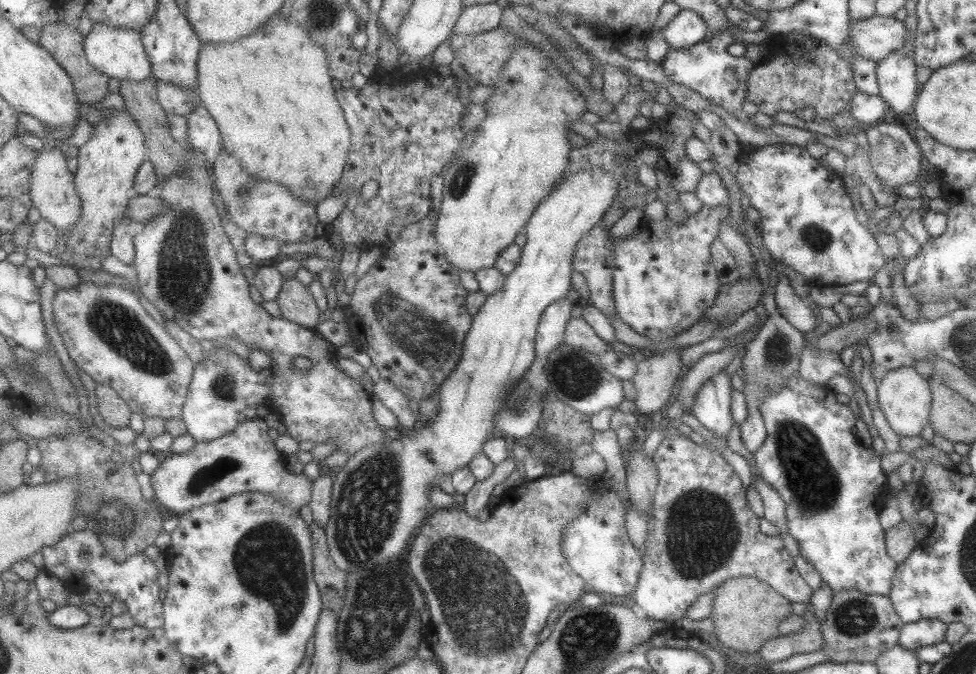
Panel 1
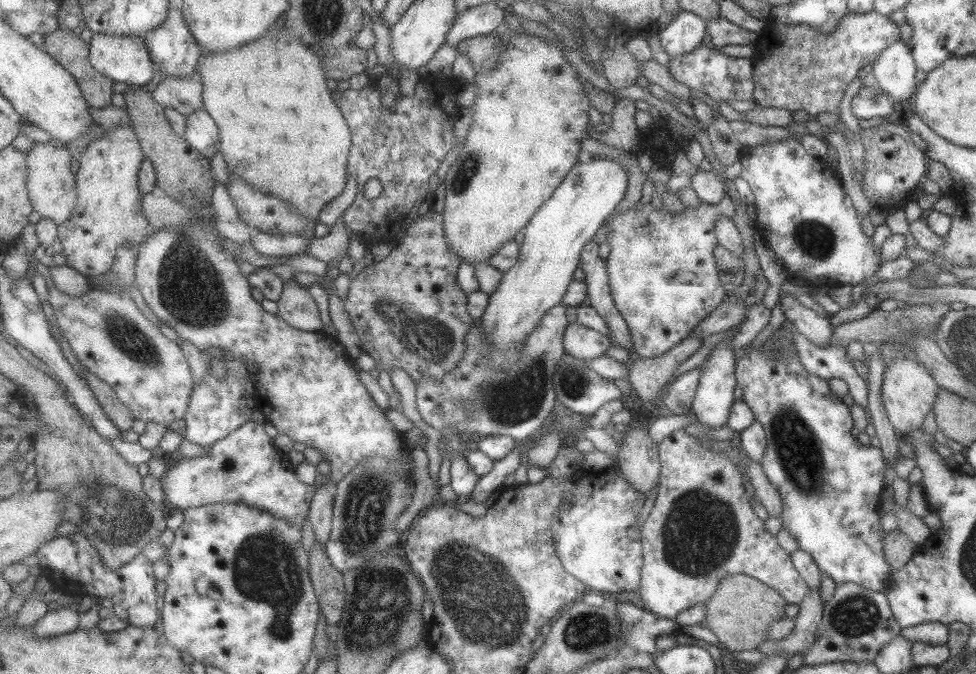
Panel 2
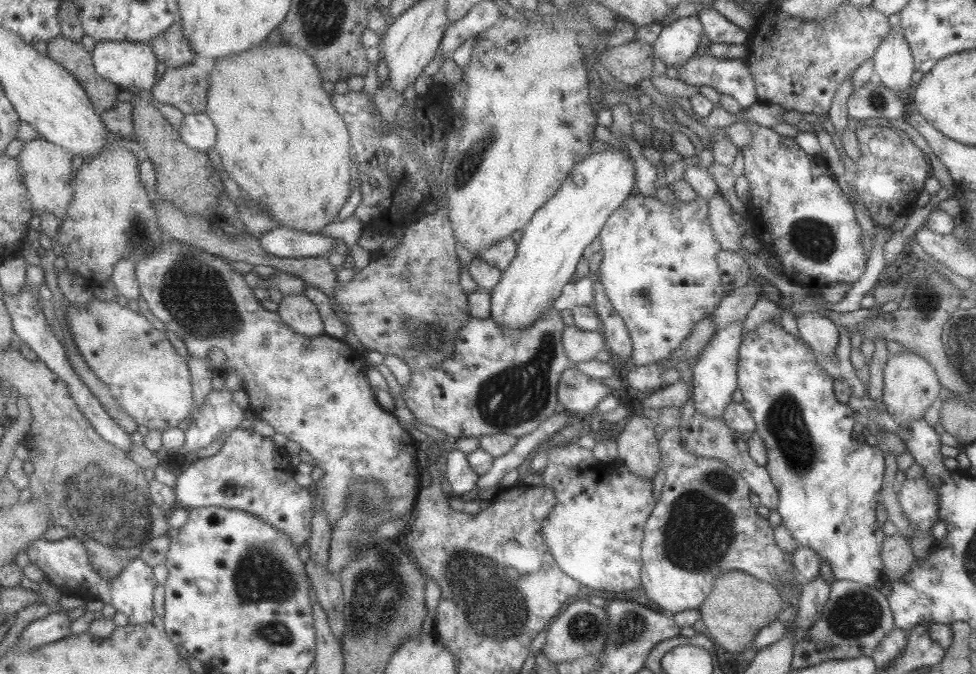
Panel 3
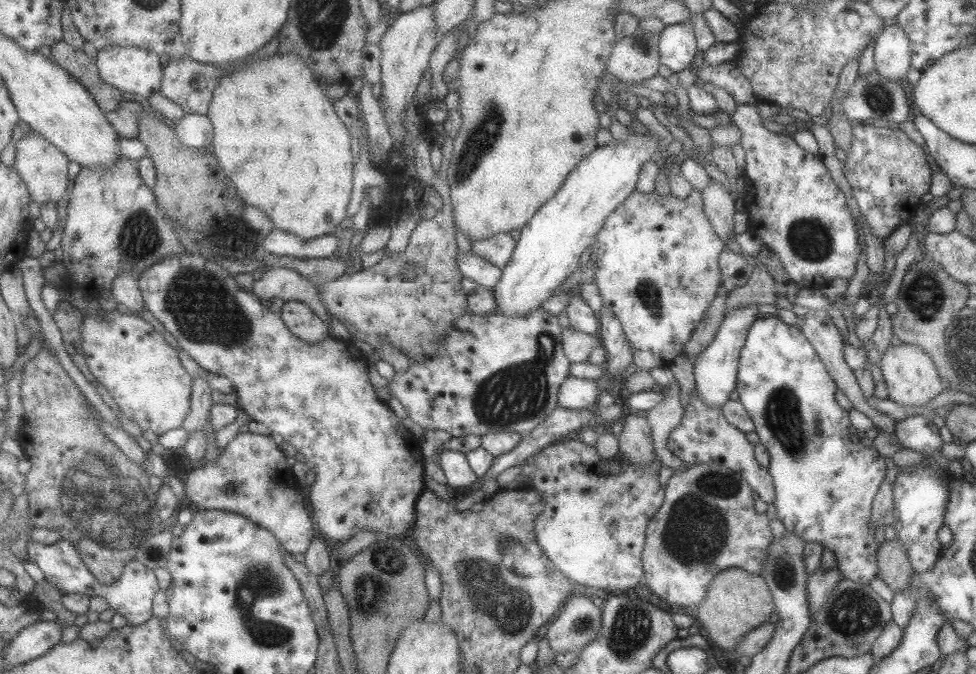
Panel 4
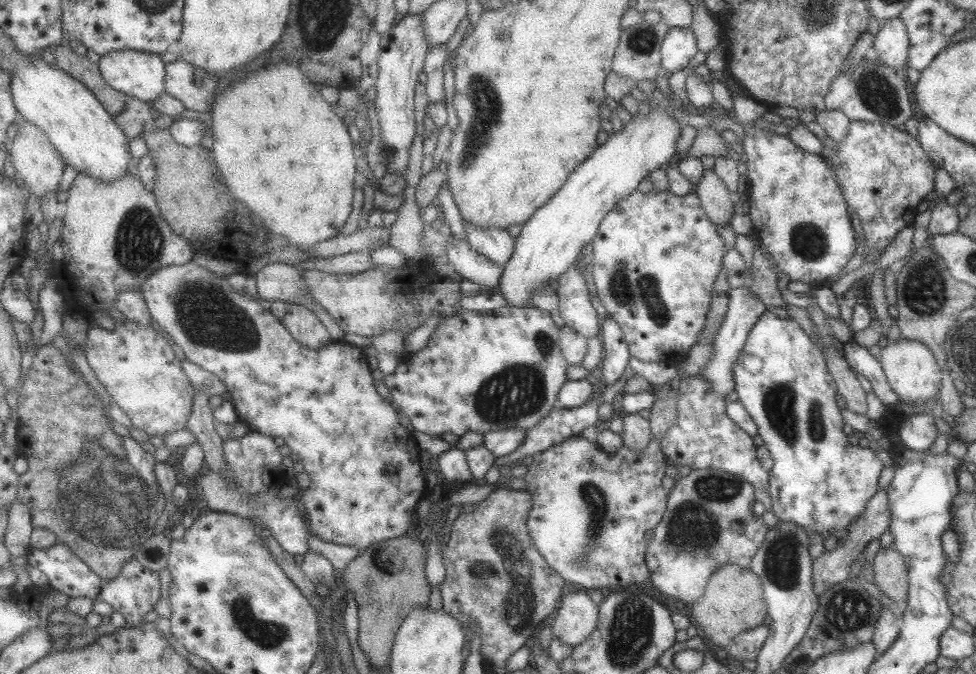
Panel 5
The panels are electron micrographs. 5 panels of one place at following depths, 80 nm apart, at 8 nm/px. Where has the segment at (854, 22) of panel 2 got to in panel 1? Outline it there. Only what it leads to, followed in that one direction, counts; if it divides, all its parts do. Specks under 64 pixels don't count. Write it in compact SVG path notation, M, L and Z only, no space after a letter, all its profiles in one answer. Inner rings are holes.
M873 15L871 18L849 25L848 38L846 39L853 47L856 55L862 56L863 58L867 57L869 60L874 60L875 62L887 58L887 56L896 50L900 51L908 35L905 24L899 22L894 17ZM787 32L773 35L771 40L765 42L768 54L749 70L745 85L746 100L752 102L756 109L763 114L773 116L776 112L797 113L805 106L815 109L816 118L825 121L835 129L838 137L846 135L845 132L834 125L832 118L835 114L843 114L846 106L849 107L851 97L856 93L856 86L852 81L850 64L839 56L834 48L829 48L820 39L806 32Z

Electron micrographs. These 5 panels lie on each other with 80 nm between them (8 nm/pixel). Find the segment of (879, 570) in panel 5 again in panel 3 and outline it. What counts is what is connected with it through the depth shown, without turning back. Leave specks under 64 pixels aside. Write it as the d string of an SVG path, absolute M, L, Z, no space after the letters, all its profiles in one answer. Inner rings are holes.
M901 535L884 537L880 559L883 565L883 579L889 583L898 579L914 561L910 539Z

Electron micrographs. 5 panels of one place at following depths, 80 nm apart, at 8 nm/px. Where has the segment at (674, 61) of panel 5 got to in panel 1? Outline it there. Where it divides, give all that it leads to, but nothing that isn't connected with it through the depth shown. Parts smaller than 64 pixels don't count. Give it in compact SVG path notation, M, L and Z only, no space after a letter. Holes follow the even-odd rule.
M680 9L679 13L662 28L666 44L674 49L702 41L707 32L705 22L693 10Z

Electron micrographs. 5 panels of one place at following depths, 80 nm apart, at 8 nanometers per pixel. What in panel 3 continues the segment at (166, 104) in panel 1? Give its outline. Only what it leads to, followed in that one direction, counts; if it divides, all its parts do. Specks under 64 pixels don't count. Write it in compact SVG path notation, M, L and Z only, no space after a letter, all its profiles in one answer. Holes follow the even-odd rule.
M191 62L183 67L166 69L149 96L156 103L176 106L187 115L204 112L207 89L207 72Z

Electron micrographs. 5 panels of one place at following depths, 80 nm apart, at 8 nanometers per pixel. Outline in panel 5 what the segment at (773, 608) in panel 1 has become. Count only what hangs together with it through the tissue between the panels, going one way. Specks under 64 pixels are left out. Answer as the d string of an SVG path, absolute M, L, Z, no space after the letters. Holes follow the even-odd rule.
M731 563L724 564L711 573L703 594L689 606L693 625L699 624L705 636L723 648L731 644L737 634L759 626L768 615L759 577L749 569Z

